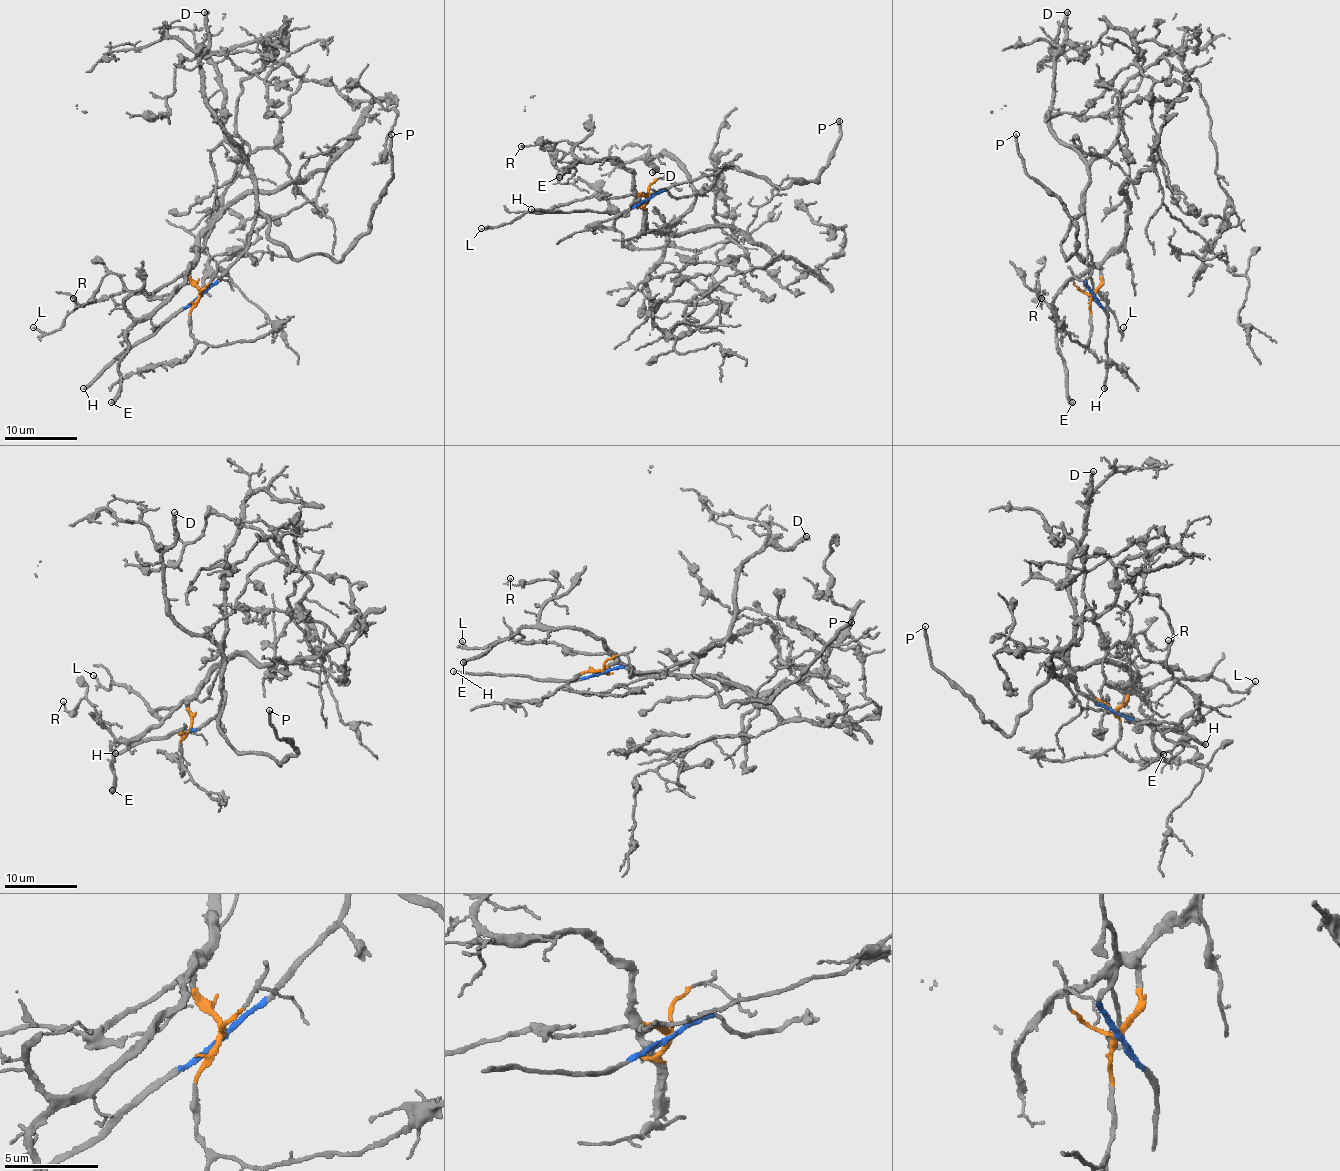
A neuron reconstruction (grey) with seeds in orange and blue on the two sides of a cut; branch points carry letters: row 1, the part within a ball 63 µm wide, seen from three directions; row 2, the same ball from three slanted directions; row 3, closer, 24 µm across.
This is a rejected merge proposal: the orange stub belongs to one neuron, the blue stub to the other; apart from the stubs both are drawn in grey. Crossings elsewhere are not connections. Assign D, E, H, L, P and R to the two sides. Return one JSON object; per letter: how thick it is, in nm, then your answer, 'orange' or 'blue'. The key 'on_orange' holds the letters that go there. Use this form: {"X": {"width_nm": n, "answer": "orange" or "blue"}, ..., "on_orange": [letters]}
{"D": {"width_nm": 400, "answer": "blue"}, "E": {"width_nm": 400, "answer": "orange"}, "H": {"width_nm": 240, "answer": "blue"}, "L": {"width_nm": 150, "answer": "orange"}, "P": {"width_nm": 240, "answer": "blue"}, "R": {"width_nm": 130, "answer": "orange"}, "on_orange": ["E", "L", "R"]}

